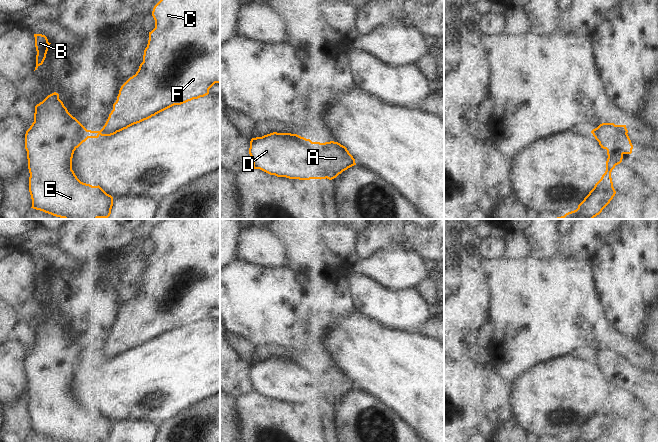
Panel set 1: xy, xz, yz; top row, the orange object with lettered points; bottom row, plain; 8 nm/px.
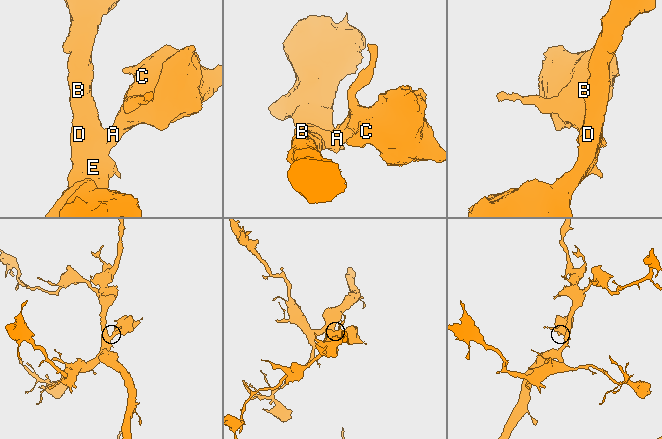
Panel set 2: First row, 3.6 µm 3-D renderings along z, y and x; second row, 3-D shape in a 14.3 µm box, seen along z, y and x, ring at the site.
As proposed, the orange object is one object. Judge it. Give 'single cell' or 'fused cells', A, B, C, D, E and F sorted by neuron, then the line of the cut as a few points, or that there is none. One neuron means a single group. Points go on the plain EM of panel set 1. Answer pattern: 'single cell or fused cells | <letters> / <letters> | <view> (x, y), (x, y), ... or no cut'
fused cells | A C F / B D E | xz (323, 367), (324, 397), (327, 401)

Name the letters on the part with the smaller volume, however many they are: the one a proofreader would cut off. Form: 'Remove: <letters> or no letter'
Remove: A, C, F

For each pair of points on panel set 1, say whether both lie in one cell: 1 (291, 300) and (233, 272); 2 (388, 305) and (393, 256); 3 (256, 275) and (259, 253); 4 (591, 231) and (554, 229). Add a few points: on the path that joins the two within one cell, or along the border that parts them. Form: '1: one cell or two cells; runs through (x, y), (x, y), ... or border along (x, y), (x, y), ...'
1: one cell; runs through (277, 299), (260, 299), (247, 286)
2: two cells; border along (371, 275), (390, 288), (413, 289)
3: two cells; border along (238, 258), (258, 266), (281, 266)
4: two cells; border along (562, 232), (552, 254)

